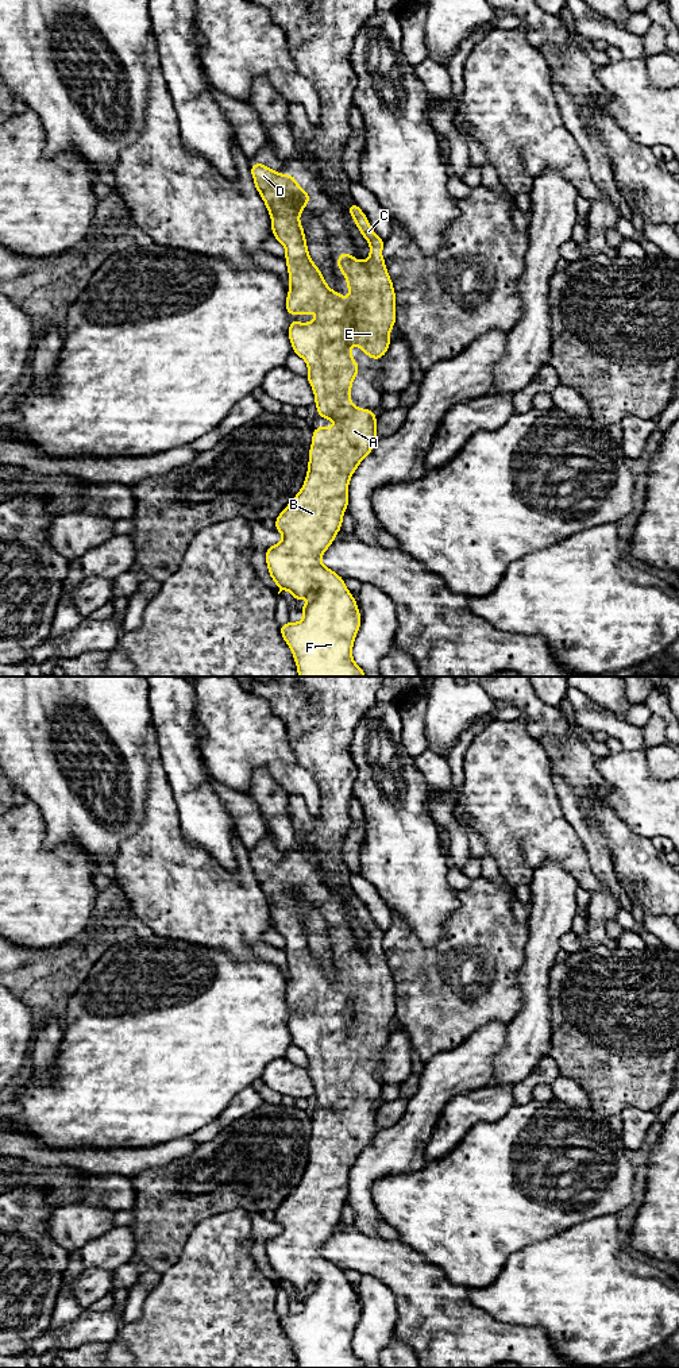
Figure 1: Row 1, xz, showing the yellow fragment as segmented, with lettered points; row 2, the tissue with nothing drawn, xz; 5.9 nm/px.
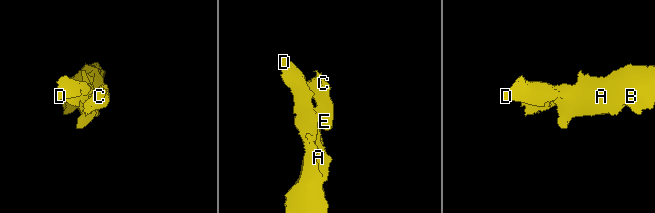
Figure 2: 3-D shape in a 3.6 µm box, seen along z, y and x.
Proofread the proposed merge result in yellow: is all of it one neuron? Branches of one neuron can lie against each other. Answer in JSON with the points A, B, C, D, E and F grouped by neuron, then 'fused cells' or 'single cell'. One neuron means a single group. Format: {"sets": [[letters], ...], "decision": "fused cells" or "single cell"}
{"sets": [["A", "B", "C", "D", "E", "F"]], "decision": "single cell"}

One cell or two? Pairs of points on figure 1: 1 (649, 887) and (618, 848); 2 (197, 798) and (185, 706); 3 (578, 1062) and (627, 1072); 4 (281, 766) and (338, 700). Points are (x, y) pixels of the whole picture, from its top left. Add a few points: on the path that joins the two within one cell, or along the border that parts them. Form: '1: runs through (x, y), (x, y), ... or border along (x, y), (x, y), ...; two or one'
1: runs through (648, 878), (628, 858); one
2: runs through (188, 775), (185, 770), (185, 729); one
3: runs through (590, 1062), (614, 1062); one
4: border along (282, 721), (296, 760), (312, 777); two

